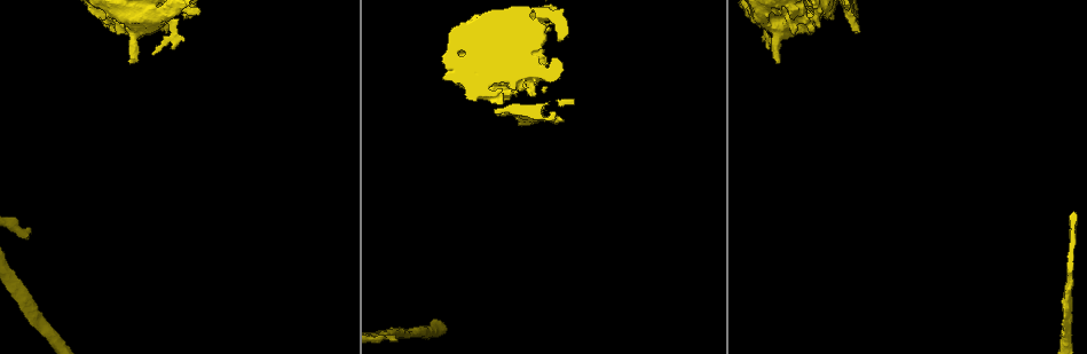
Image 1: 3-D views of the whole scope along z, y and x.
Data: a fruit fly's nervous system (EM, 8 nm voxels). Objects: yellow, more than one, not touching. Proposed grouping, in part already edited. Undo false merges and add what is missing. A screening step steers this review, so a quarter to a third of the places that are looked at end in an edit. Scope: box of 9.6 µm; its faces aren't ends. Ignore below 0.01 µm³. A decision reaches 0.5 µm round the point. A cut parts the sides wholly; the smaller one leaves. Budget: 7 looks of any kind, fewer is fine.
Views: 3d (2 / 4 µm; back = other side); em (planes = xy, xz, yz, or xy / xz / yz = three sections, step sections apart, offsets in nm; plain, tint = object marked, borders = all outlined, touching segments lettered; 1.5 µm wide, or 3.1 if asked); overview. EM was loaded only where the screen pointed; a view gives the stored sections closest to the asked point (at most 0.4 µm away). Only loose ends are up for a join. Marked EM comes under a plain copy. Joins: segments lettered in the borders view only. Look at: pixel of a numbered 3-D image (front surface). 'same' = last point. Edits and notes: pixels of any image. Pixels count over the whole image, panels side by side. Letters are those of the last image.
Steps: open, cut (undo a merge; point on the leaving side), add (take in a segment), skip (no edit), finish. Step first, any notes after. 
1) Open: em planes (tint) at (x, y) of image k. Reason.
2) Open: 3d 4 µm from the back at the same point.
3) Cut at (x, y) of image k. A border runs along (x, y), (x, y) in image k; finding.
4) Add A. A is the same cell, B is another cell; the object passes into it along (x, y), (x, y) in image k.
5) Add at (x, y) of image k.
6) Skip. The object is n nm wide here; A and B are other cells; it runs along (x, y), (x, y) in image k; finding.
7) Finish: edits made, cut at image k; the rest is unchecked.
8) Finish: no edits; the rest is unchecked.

Open: em xz step 8 (borders) at (129, 63) of image 1. An open end.

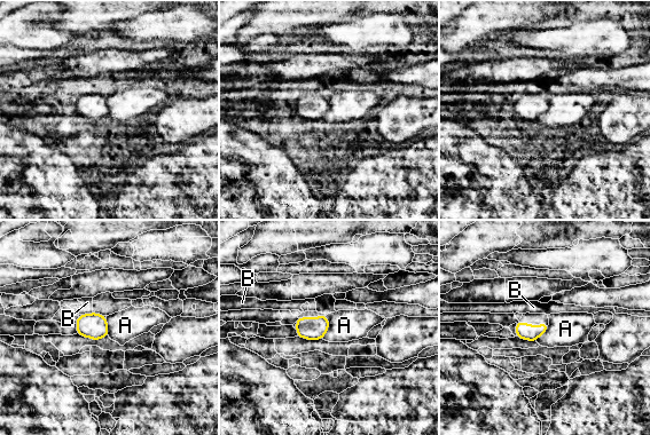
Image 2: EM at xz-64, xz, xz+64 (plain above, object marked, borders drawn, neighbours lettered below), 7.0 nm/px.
Skip. The longest contact is with A, 170 nm; A and B are other cells; none of them fits.

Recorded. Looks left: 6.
Open: em planes (borders) at (201, 11) of image 1. An open end.

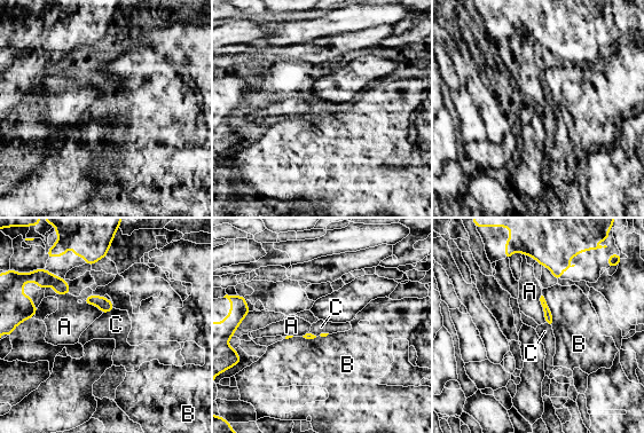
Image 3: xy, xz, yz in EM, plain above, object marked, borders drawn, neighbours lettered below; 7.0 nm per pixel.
Skip. A, B and C are other cells; a border runs along (542, 294), (552, 317), (552, 327) in image 3; none of them fits.

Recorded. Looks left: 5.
Open: em xy step 4 (borders) at (395, 340) of image 1. Thin end.

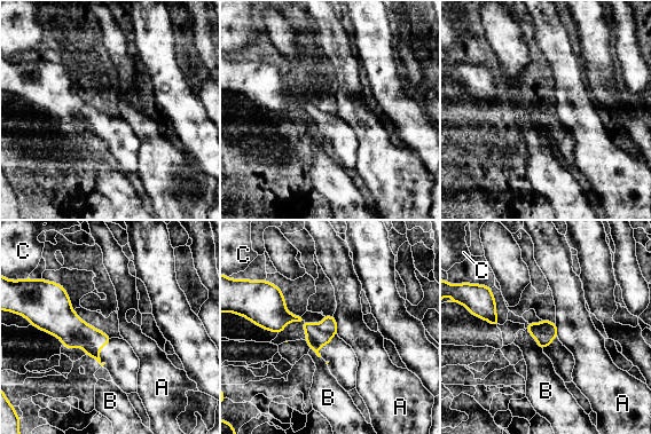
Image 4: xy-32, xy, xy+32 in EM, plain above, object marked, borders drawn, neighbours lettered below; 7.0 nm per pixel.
Skip. A, B and C are other cells; a border runs along (332, 316), (338, 334) in image 4; none of them fits.

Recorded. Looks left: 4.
Finish: no edits; the rest is unchecked.

